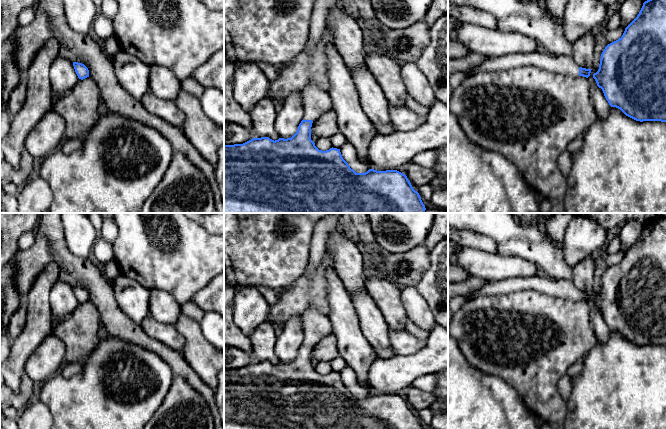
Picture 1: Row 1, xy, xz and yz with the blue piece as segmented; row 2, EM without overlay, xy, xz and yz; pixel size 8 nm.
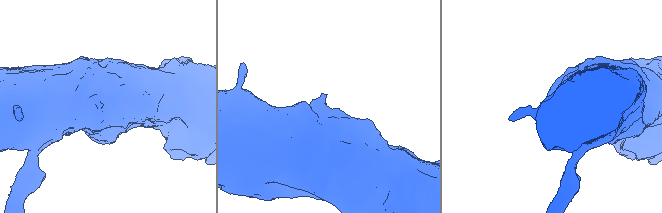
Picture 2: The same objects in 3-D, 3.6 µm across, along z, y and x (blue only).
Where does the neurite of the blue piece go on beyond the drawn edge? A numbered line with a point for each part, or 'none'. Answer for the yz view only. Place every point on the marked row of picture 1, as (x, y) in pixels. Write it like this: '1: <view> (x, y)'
1: yz (564, 65)

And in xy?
none

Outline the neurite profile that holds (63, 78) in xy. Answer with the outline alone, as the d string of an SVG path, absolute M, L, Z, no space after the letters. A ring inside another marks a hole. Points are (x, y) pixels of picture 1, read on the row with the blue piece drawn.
M61 54L54 60L49 77L52 95L57 97L73 89L79 80L73 62Z

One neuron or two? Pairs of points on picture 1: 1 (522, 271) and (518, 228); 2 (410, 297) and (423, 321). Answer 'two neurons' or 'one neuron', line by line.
1: two neurons
2: one neuron

